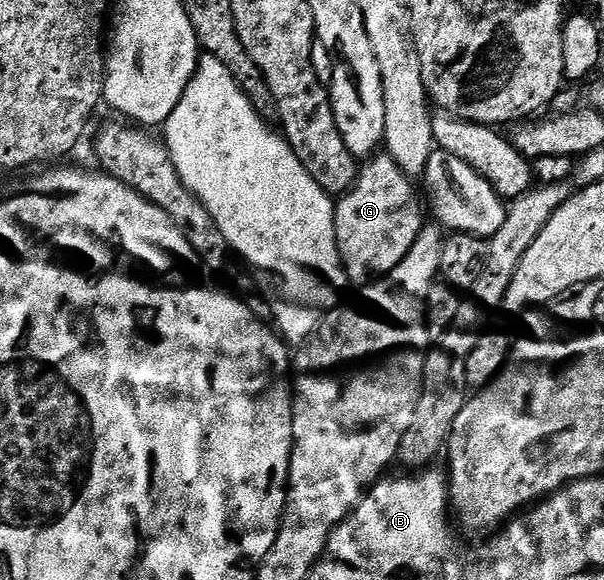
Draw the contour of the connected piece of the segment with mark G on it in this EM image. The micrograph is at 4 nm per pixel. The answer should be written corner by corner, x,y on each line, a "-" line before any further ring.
378,153
361,164
354,187
337,200
334,209
336,241
342,258
342,268
346,270
347,280
351,284
365,285
385,279
392,273
392,269
396,269
396,265
400,265
400,261
404,261
404,257
408,257
408,249
412,249
424,226
424,203
419,192
417,191
418,195
414,192
414,186
404,169
400,169
400,165
396,165
390,155

